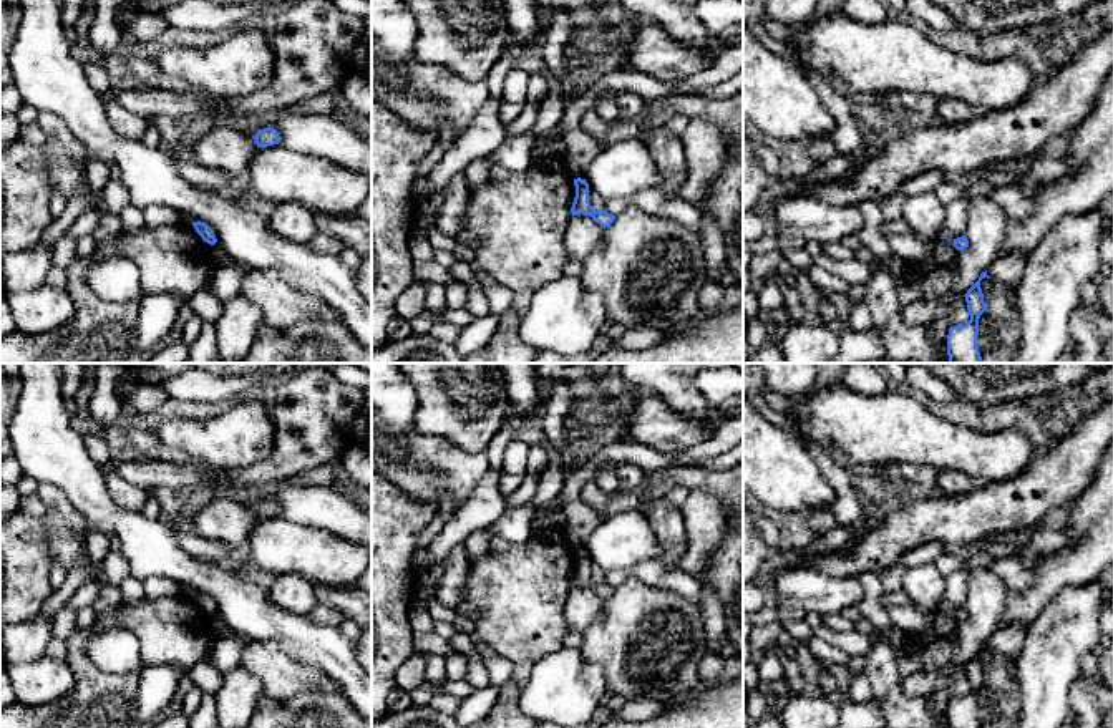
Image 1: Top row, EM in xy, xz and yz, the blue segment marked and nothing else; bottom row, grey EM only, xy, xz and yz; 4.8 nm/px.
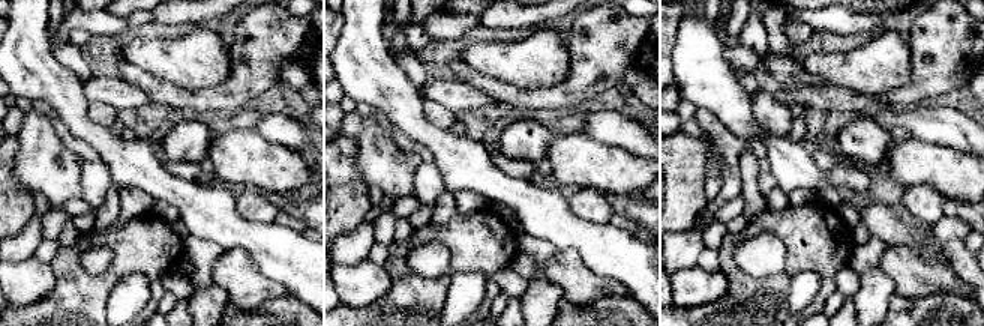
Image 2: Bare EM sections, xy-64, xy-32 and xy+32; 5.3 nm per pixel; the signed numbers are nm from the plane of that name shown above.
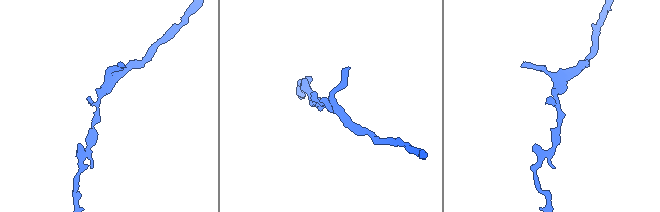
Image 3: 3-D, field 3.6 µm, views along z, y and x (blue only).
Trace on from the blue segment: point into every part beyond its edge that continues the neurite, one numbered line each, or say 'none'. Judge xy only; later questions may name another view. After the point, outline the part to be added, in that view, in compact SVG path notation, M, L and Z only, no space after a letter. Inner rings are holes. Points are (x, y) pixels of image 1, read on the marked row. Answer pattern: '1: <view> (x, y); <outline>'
none

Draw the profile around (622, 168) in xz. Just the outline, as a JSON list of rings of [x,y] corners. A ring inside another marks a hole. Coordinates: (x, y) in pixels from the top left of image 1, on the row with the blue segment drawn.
[[[639,138],[609,143],[591,163],[586,182],[604,199],[627,197],[657,189],[665,172],[657,166],[647,144]]]

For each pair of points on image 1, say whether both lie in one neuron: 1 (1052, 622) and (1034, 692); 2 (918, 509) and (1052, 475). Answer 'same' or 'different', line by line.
1: same
2: same

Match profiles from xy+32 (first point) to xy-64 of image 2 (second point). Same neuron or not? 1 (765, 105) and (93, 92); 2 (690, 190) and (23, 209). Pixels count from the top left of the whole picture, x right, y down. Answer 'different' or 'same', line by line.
1: different
2: same

